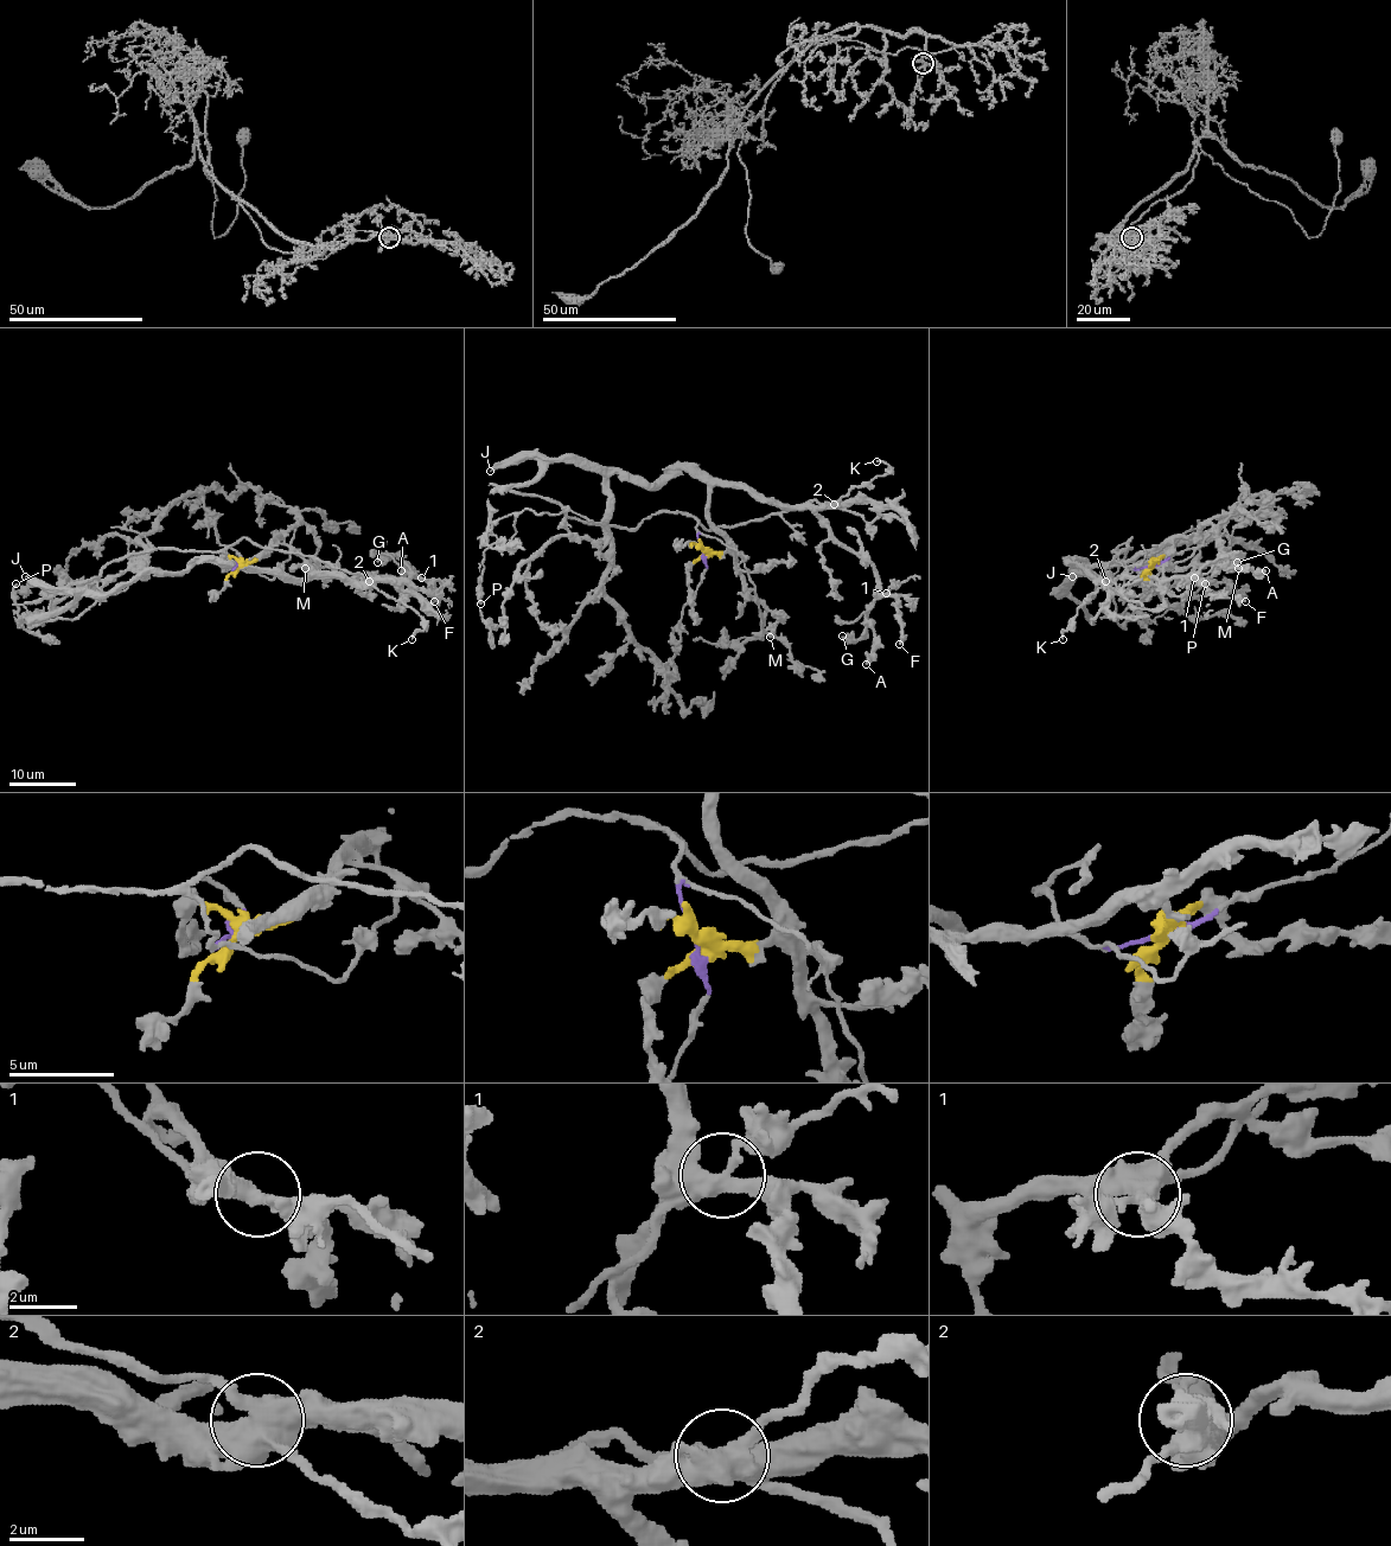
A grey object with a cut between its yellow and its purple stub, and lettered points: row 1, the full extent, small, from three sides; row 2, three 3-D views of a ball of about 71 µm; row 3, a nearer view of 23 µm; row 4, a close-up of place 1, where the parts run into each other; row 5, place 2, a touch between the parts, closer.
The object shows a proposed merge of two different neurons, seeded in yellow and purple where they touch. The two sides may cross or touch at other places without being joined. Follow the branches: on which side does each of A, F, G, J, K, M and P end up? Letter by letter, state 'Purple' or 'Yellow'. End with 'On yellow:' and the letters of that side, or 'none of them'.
A: Yellow
F: Yellow
G: Yellow
J: Yellow
K: Purple
M: Yellow
P: Purple
On yellow: A, F, G, J, M

